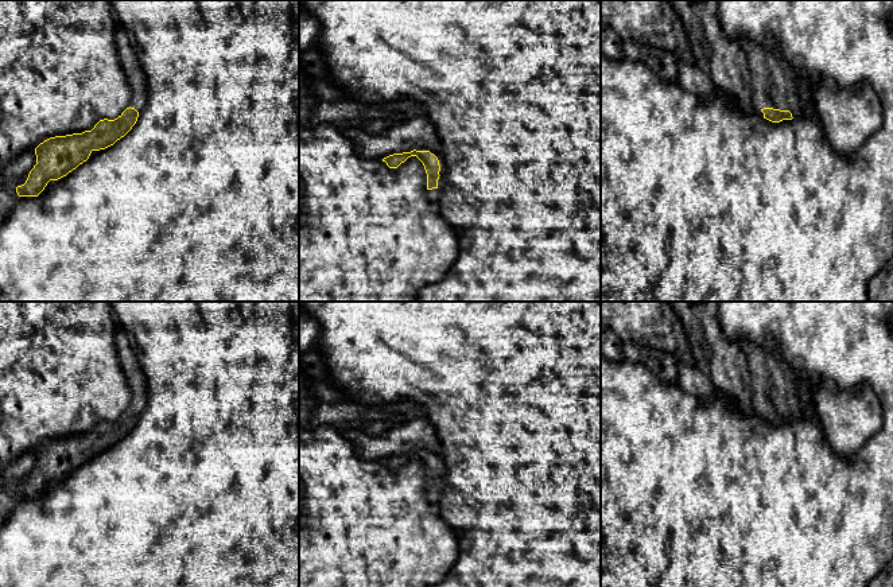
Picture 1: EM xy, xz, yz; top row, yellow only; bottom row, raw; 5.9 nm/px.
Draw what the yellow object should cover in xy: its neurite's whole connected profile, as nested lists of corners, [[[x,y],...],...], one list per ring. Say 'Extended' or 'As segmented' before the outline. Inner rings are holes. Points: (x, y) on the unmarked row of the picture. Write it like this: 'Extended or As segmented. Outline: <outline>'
Extended. Outline: [[[119,323],[114,343],[132,392],[129,408],[114,421],[100,421],[92,432],[55,438],[40,444],[35,450],[36,466],[30,473],[26,485],[16,489],[19,498],[38,498],[50,482],[66,478],[86,463],[93,452],[113,447],[136,425],[148,399],[147,380],[127,334]]]

